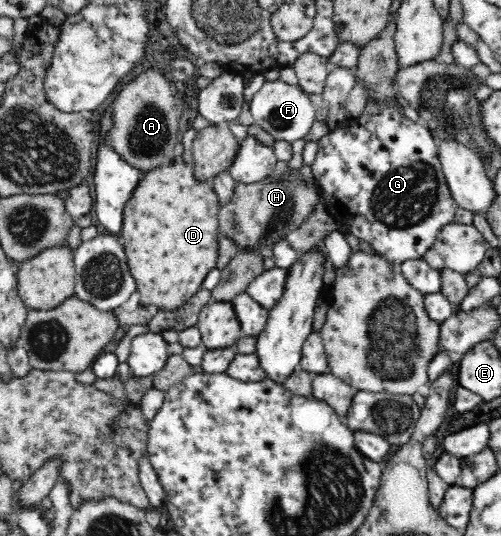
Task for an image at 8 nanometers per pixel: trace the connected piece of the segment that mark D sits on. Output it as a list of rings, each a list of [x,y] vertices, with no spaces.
[[[182,160],[158,166],[142,175],[132,199],[124,207],[124,247],[130,273],[136,280],[139,303],[153,310],[175,310],[182,307],[202,286],[202,281],[216,267],[218,257],[218,195],[206,180],[196,180],[194,168]]]

